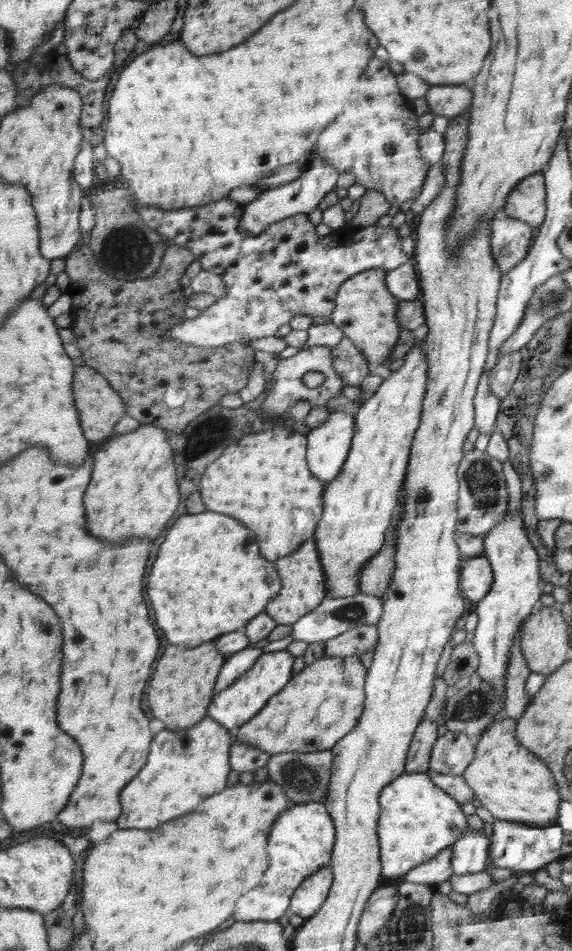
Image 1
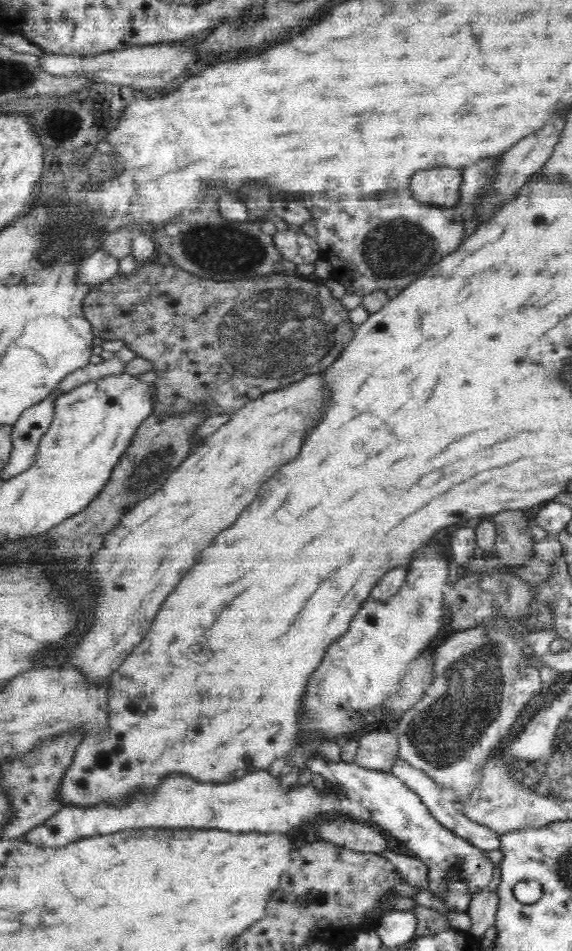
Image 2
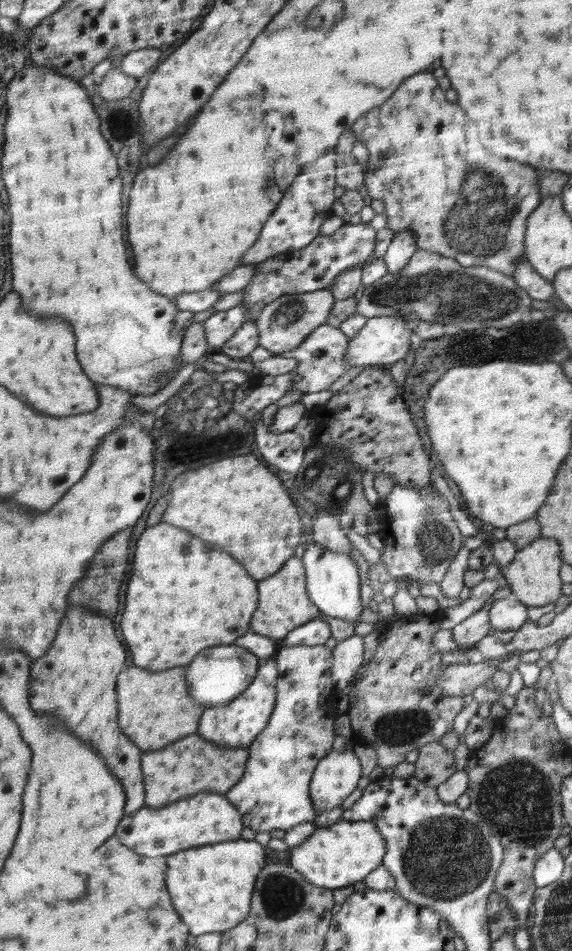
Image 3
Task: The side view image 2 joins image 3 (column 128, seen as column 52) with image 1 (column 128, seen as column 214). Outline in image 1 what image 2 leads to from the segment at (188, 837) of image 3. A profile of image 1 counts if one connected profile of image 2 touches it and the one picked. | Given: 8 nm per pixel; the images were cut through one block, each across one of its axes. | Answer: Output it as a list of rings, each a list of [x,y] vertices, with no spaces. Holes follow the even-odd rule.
[[[210,716],[204,720],[204,724],[200,722],[192,728],[164,730],[158,734],[148,768],[143,768],[124,789],[123,815],[117,820],[119,827],[142,830],[158,828],[164,822],[196,810],[204,800],[226,790],[233,771],[231,750],[235,742],[235,731]]]

